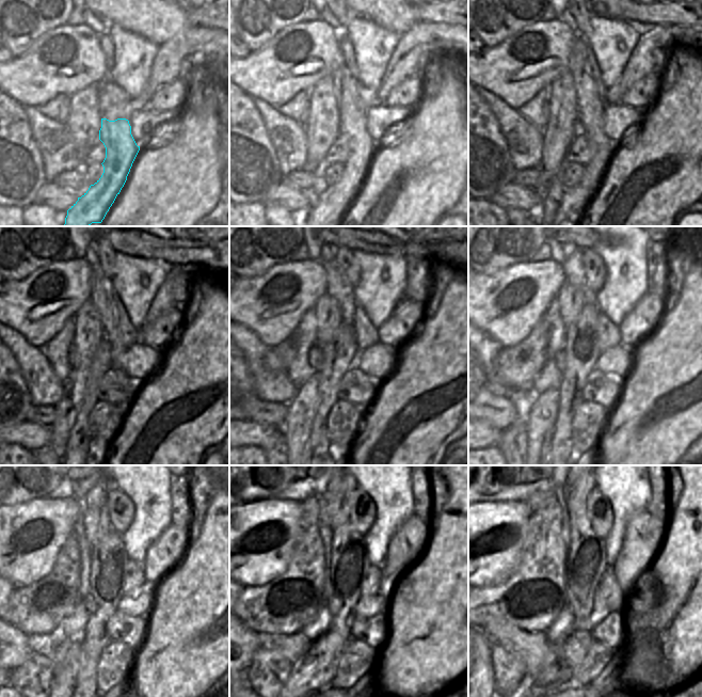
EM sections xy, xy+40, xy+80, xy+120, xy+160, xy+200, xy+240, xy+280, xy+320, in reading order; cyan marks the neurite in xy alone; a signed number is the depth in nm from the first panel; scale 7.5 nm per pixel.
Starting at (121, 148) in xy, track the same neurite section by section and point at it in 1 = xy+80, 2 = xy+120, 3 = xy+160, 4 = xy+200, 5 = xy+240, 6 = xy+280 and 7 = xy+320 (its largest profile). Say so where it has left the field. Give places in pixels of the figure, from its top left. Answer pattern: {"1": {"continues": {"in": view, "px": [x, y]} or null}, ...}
{"1": {"continues": {"in": "xy+80", "px": [590, 107]}}, "2": {"continues": {"in": "xy+120", "px": [101, 290]}}, "3": {"continues": {"in": "xy+160", "px": [338, 286]}}, "4": {"continues": {"in": "xy+200", "px": [573, 267]}}, "5": {"continues": {"in": "xy+240", "px": [97, 495]}}, "6": {"continues": {"in": "xy+280", "px": [339, 488]}}, "7": {"continues": {"in": "xy+320", "px": [577, 487]}}}

